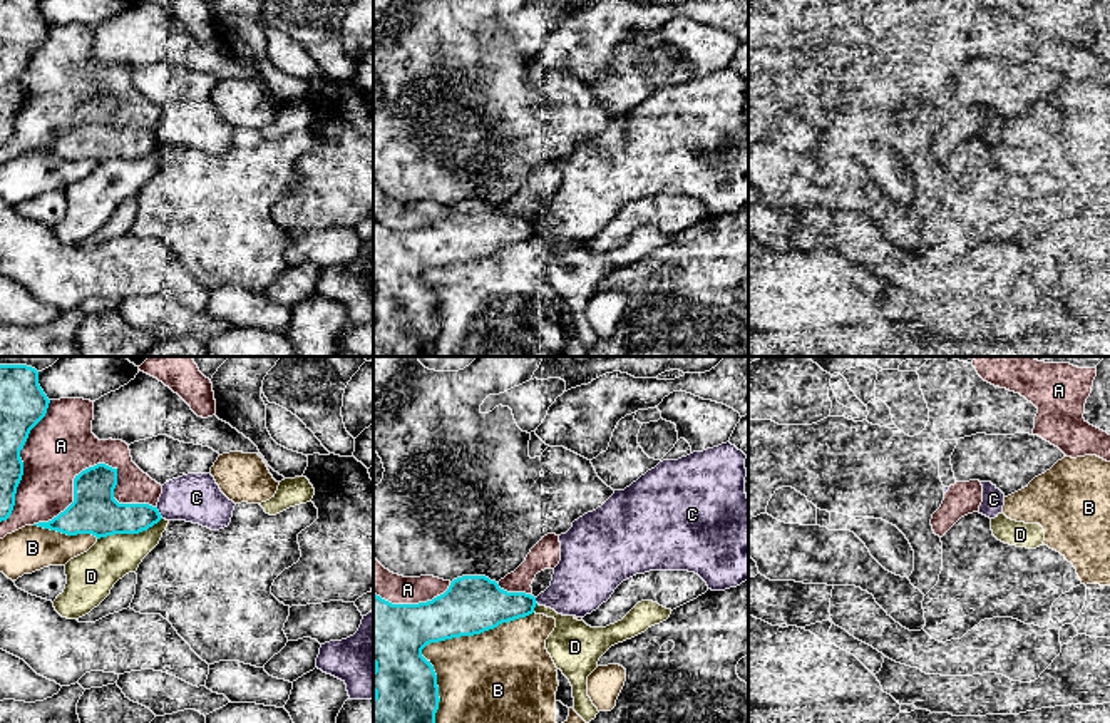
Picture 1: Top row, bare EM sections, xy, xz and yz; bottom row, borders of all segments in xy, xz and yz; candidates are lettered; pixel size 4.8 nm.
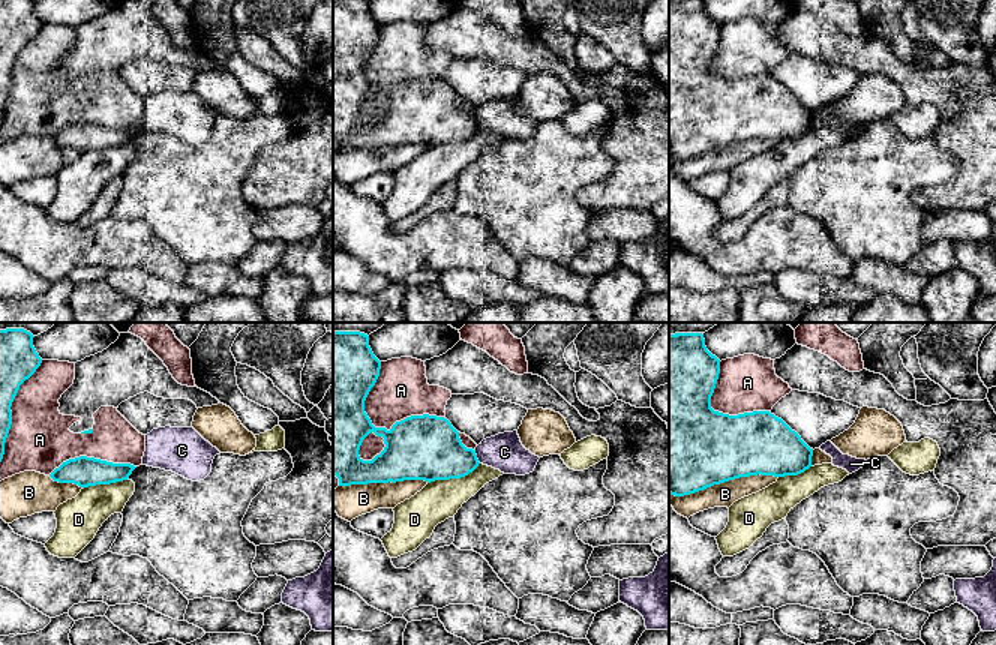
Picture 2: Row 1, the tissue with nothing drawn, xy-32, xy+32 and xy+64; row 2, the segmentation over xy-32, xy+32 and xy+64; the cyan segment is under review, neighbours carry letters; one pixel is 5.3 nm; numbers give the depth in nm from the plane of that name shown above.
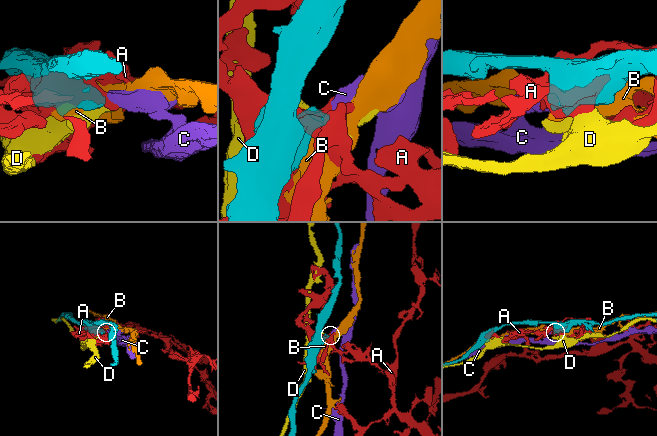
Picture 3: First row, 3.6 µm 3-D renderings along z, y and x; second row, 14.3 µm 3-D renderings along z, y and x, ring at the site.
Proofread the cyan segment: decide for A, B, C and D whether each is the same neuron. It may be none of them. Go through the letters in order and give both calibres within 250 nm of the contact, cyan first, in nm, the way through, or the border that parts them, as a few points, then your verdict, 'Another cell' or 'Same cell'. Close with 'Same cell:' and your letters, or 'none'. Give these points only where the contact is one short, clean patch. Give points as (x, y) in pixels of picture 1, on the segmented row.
A: Thickness 220 nm (cyan) against 320 nm. Another cell
B: Thickness 320 nm (cyan) against 400 nm. Another cell
C: Thickness 180 nm (cyan) against 240 nm. Another cell
D: Thickness 220 nm (cyan) against 220 nm. Another cell
Same cell: none

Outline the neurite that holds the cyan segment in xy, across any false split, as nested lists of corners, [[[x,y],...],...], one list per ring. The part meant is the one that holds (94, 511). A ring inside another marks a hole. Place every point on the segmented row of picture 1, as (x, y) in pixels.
[[[97,464],[74,479],[74,502],[49,522],[33,526],[67,536],[92,534],[97,539],[114,534],[139,534],[162,517],[149,504],[119,504],[114,499],[117,469]]]

